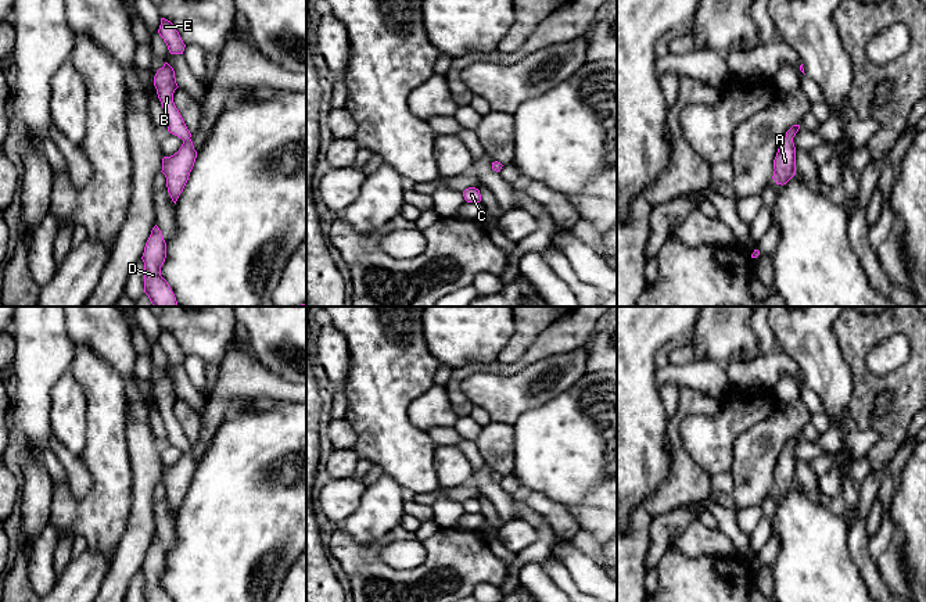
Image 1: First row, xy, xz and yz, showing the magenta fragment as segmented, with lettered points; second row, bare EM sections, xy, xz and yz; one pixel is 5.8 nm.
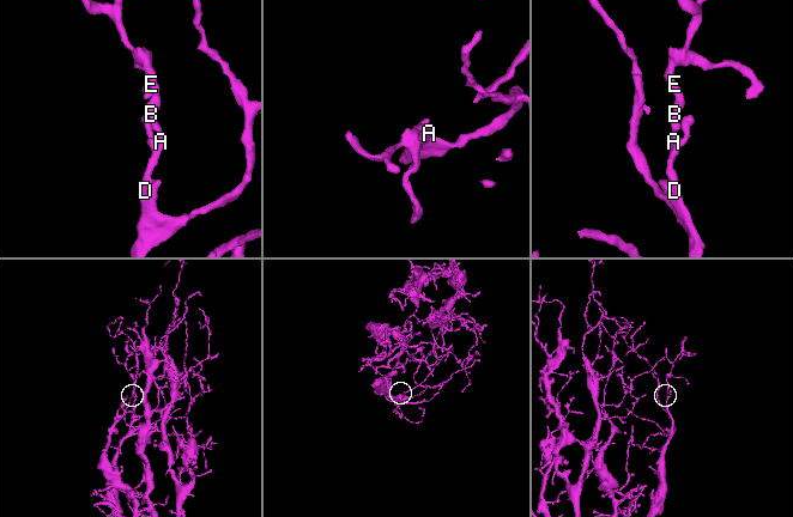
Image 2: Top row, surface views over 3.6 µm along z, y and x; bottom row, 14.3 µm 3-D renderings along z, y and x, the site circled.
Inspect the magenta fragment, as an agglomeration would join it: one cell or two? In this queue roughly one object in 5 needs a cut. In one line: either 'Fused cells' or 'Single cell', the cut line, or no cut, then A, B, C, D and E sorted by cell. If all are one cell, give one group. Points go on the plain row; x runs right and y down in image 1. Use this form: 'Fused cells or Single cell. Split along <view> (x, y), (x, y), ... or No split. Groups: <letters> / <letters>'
Single cell. No split. Groups: A B C D E

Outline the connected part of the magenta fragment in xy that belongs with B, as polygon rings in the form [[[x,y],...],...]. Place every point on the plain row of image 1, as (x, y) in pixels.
[[[168,373],[157,381],[154,397],[168,431],[168,442],[183,451],[177,463],[162,469],[161,481],[166,488],[168,504],[176,515],[194,477],[197,462],[190,449],[191,444],[173,413],[173,404],[179,397],[176,394],[175,381]]]

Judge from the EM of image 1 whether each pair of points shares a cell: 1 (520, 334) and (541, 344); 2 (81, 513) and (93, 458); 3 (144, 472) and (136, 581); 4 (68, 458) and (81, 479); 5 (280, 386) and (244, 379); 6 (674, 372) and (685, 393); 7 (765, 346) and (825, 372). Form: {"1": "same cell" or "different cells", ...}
{"1": "different cells", "2": "same cell", "3": "different cells", "4": "same cell", "5": "same cell", "6": "different cells", "7": "different cells"}

